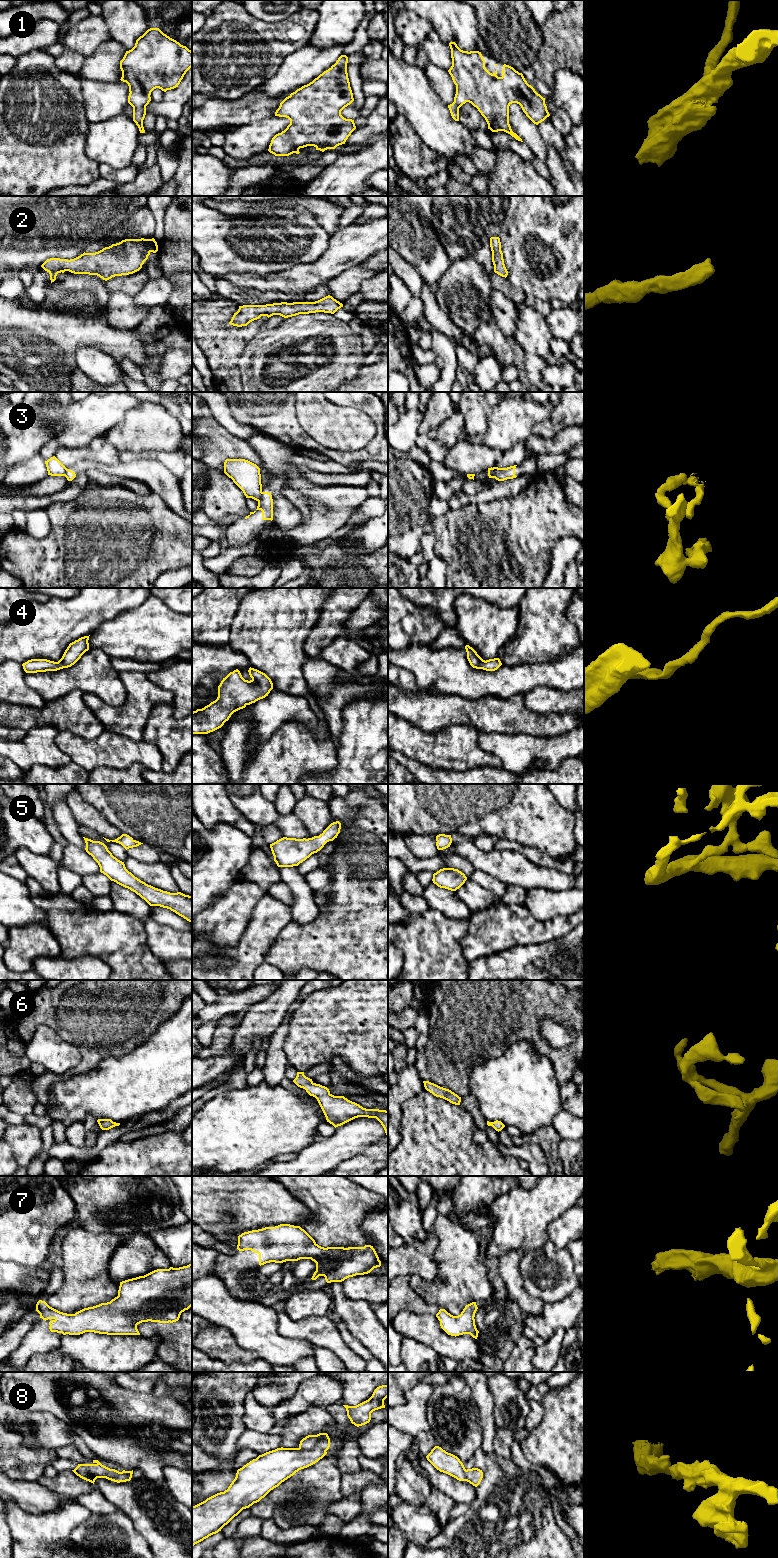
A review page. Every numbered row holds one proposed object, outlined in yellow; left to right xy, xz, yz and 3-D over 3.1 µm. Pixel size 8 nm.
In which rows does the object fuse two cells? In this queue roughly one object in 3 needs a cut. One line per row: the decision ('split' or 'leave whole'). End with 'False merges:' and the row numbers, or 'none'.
1: leave whole
2: leave whole
3: split
4: leave whole
5: leave whole
6: leave whole
7: leave whole
8: leave whole
False merges: 3

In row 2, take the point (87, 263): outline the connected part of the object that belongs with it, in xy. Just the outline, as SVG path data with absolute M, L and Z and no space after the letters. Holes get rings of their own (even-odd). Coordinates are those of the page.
M125 239L119 243L112 244L95 253L83 253L74 259L47 259L41 267L50 274L51 283L56 280L58 273L69 271L74 274L97 275L107 281L115 276L129 275L139 271L151 252L156 253L158 245L152 239Z

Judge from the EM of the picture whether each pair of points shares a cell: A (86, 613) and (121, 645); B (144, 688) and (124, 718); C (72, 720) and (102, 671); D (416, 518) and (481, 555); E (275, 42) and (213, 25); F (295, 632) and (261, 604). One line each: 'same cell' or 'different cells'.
A: different cells
B: same cell
C: different cells
D: different cells
E: same cell
F: same cell

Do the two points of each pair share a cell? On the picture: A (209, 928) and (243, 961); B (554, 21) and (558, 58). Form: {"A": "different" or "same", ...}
{"A": "different", "B": "same"}

